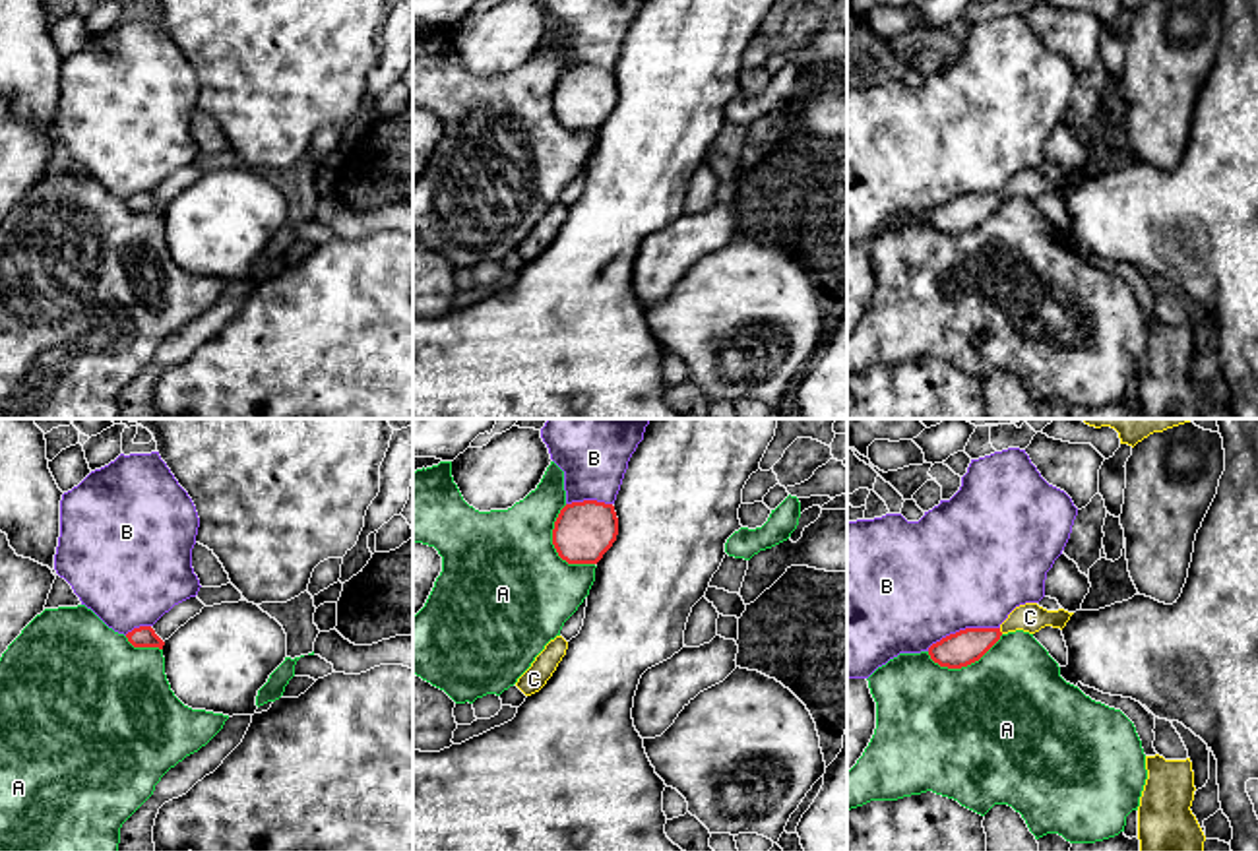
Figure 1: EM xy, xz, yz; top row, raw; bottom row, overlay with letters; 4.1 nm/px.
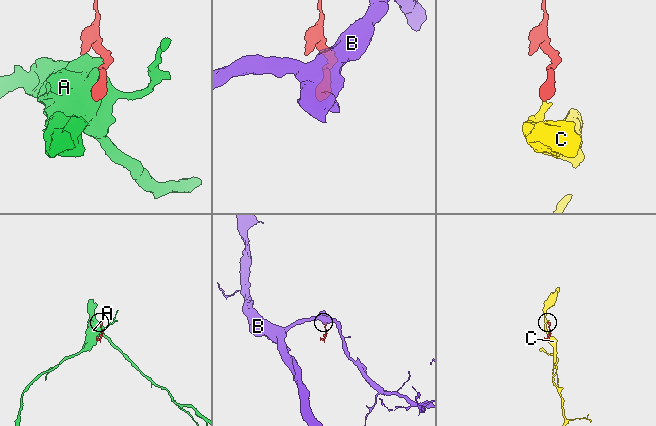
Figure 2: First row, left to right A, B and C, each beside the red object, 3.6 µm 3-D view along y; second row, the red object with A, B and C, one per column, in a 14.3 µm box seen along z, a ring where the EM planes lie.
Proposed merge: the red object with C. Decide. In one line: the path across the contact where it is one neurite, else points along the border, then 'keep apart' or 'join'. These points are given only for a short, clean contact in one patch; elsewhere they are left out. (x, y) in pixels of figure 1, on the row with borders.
way yz (958, 650), (999, 630), (1022, 617), (1030, 617); join

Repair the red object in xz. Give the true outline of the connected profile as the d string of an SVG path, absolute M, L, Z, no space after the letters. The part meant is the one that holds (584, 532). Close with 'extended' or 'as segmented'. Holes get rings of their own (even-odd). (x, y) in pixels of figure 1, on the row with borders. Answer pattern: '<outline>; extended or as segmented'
M583 500L566 504L552 529L552 545L568 564L597 564L618 535L613 504Z; as segmented

